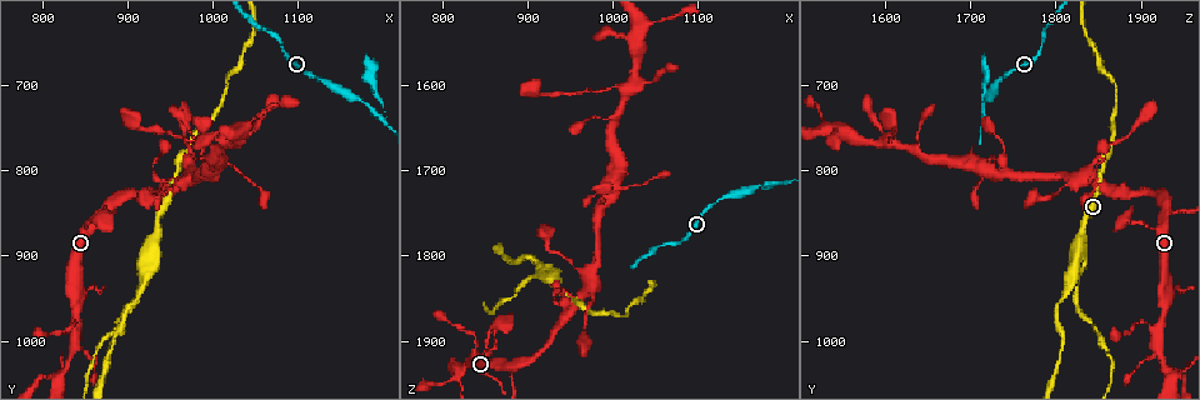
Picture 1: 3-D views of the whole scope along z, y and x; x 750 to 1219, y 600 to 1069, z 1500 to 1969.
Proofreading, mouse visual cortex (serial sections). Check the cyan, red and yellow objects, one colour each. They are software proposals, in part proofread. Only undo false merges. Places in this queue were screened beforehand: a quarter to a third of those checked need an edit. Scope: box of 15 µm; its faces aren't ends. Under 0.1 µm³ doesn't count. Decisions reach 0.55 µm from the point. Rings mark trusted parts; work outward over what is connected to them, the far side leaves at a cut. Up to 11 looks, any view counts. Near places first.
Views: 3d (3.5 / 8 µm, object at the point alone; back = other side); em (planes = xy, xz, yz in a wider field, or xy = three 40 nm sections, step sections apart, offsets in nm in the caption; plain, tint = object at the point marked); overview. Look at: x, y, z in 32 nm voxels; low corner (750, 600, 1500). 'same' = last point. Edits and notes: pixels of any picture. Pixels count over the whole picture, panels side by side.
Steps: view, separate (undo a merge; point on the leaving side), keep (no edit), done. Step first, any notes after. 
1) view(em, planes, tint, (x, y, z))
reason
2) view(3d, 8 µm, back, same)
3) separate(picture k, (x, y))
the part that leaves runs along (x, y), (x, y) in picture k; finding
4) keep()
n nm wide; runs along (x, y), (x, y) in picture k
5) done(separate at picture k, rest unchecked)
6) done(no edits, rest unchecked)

view(3d, 3.5 µm, back, (975, 785, 1850))
sudden change in width

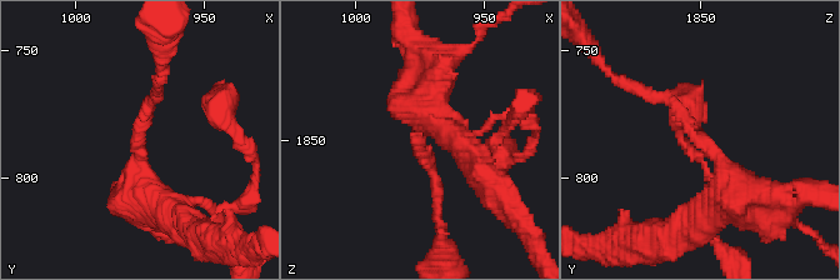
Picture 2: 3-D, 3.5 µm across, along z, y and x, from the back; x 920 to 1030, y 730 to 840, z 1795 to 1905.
view(em, xy, step 2, tint, (975, 788, 1849))
arms of 150, 450 nm; need the tissue

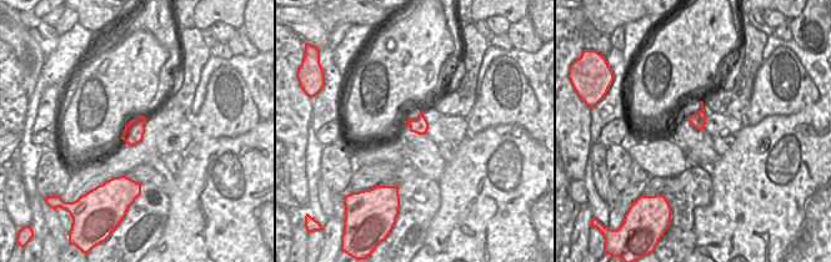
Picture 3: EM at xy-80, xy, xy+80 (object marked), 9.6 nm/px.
keep()
runs along (156, 205), (138, 183), (138, 125), (156, 94) in picture 2; all the same cell

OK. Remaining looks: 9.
view(3d, 8 µm, (840, 985, 1915))
three arms meet

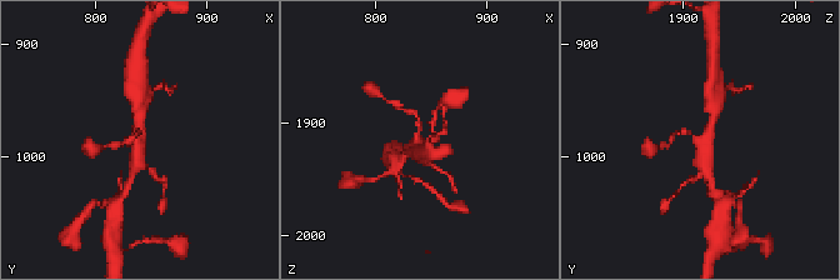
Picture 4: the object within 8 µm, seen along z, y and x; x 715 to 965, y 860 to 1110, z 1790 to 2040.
view(3d, 3.5 µm, (838, 990, 1920))
closer look

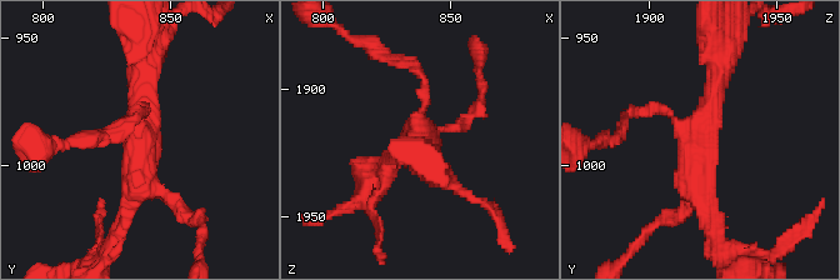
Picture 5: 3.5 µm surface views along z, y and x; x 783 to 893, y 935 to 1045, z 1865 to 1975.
view(em, xy, step 3, tint, (839, 989, 1920))
now the EM

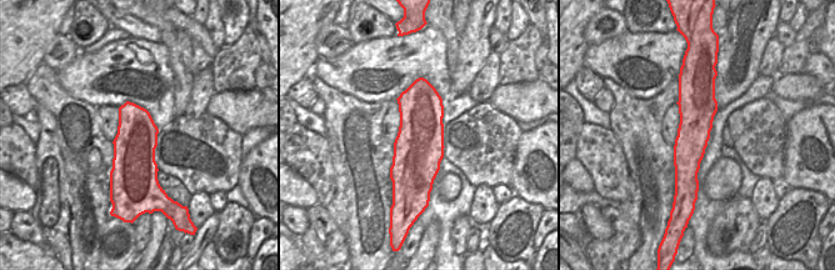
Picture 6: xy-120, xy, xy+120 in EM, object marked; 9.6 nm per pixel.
keep()
arms of 100, 300, 350 nm; one cell here

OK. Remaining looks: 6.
view(3d, 3.5 µm, (820, 1040, 1940))
four-way junction

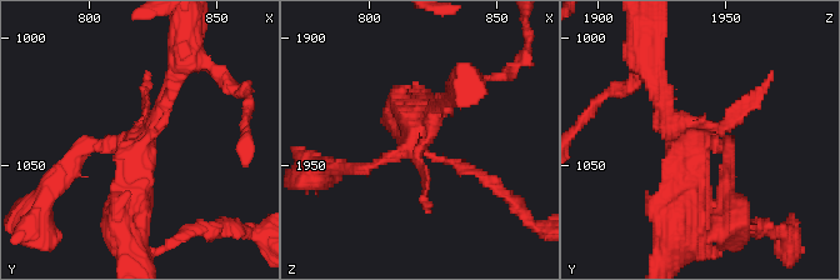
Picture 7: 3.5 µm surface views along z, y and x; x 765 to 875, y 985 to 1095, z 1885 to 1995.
view(em, xy, step 1, plain, (821, 1040, 1935))
4 arms; arms of 100, 150, 200, 500 nm; shape alone is not enough

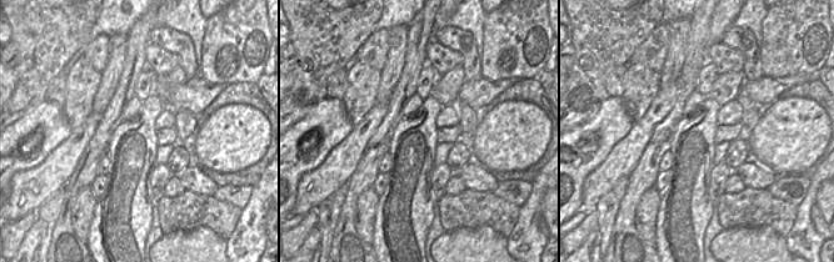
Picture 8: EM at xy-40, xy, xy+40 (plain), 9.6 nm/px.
view(em, xy, step 1, tint, same)

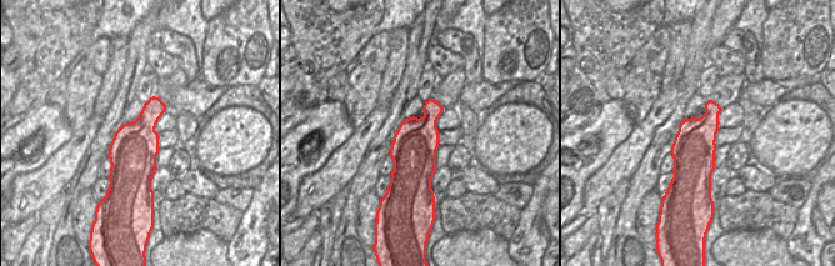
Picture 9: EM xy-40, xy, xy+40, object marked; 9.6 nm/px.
keep()
continuous, no second cell

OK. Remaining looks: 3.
view(3d, 8 µm, (920, 935, 1820))
branch point

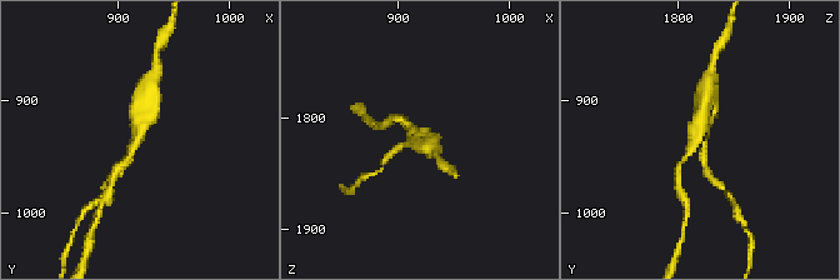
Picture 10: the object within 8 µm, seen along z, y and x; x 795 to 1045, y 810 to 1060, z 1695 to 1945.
view(3d, 3.5 µm, (916, 934, 1820))

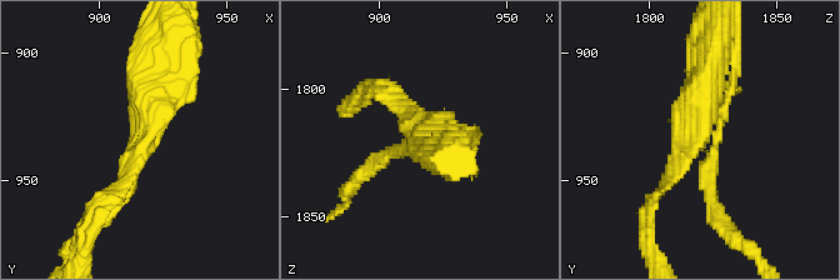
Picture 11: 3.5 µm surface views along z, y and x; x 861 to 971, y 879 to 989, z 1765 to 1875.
view(em, xy, step 5, tint, (917, 934, 1820))
3 arms; arms of 150, 200, 450 nm

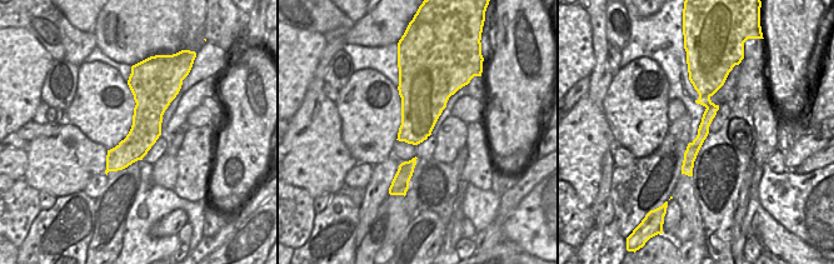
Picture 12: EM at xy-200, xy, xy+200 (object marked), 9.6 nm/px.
separate(picture 11, (160, 49))
the part that leaves runs along (170, 35), (154, 78), (150, 108) in picture 11; two cells meet here

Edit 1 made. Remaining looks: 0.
done(separate at picture 11, rest unchecked)

